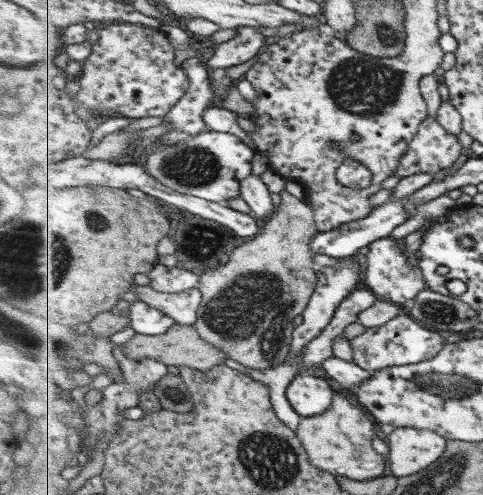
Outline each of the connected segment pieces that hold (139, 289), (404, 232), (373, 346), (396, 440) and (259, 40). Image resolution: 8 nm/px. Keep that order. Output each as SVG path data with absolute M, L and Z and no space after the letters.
M136 284L129 286L129 290L135 293L137 299L168 313L182 325L194 326L198 319L199 307L203 300L199 286L185 292L159 292L150 284Z
M444 194L439 196L439 198L435 198L435 200L419 204L416 206L415 214L409 217L409 220L405 220L403 224L399 224L389 235L395 240L403 240L409 233L421 229L427 221L435 217L440 217L449 209L455 207L454 200Z
M405 311L383 326L368 328L350 343L354 350L354 363L372 372L387 367L425 362L439 355L447 344L445 334L425 328Z
M413 427L395 428L389 439L389 471L397 478L417 475L437 463L448 448L441 433Z
M239 27L233 39L217 46L212 51L211 58L205 61L207 66L212 69L229 68L229 66L239 66L259 56L272 39L265 38L261 32L255 33L254 29Z

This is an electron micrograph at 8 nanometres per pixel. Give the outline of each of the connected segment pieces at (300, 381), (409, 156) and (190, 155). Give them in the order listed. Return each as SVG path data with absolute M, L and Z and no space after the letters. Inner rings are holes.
M305 372L293 379L286 395L301 416L310 417L323 414L331 406L335 392L327 380Z
M427 115L420 130L417 131L409 145L404 158L400 160L400 165L396 168L394 174L405 178L413 174L437 174L443 168L455 168L458 166L457 158L464 154L463 146L459 145L457 135L450 133L434 116Z
M204 131L185 142L154 147L145 168L161 184L177 192L224 204L226 200L241 196L241 183L252 175L251 160L256 152L247 146L247 141L240 135Z

